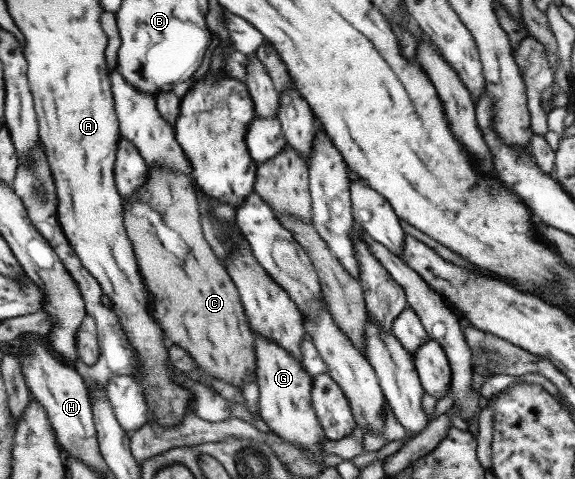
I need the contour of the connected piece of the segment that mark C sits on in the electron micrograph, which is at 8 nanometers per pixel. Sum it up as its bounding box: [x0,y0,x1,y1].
[126,168,255,389]

